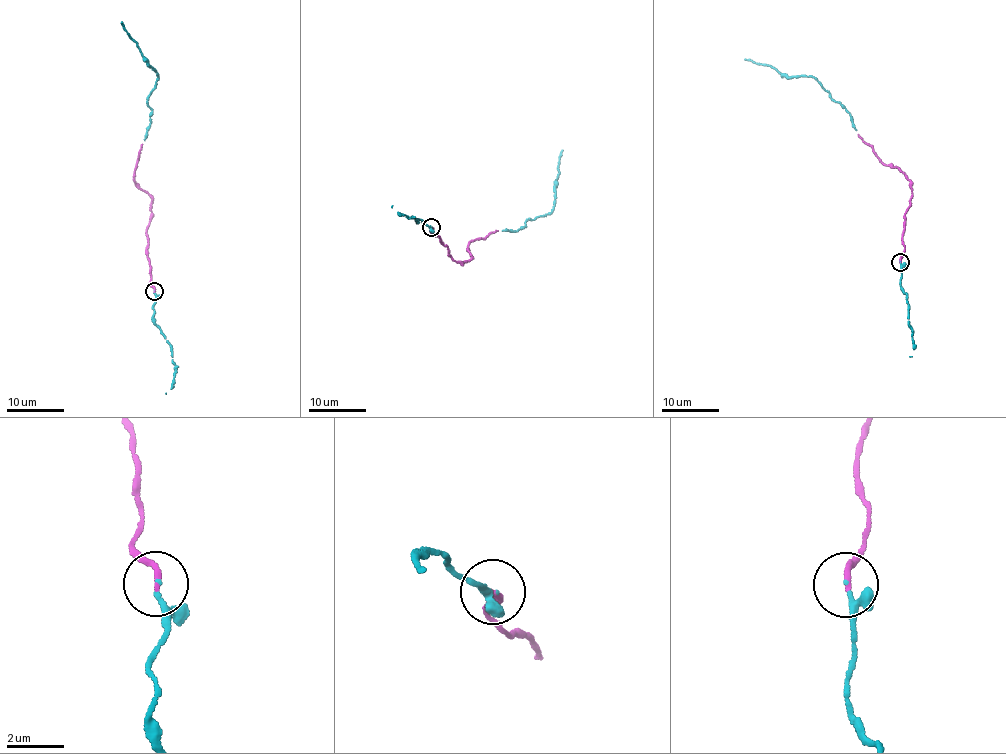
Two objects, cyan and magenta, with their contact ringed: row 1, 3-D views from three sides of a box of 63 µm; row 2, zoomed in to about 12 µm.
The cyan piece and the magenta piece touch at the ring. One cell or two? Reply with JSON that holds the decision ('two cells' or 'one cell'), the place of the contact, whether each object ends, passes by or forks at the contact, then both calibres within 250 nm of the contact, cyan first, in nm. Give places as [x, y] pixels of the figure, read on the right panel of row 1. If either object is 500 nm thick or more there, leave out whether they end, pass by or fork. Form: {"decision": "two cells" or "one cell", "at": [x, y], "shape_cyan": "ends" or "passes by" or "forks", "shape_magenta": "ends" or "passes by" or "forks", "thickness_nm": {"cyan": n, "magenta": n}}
{"decision": "one cell", "at": [900, 262], "shape_cyan": "ends", "shape_magenta": "ends", "thickness_nm": {"cyan": 120, "magenta": 200}}

